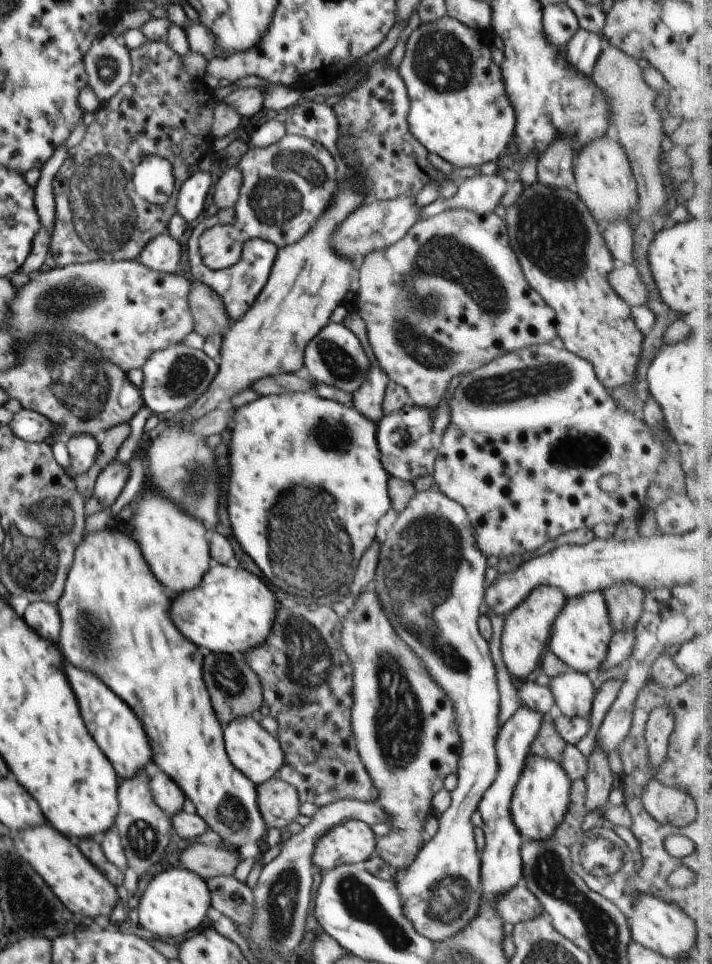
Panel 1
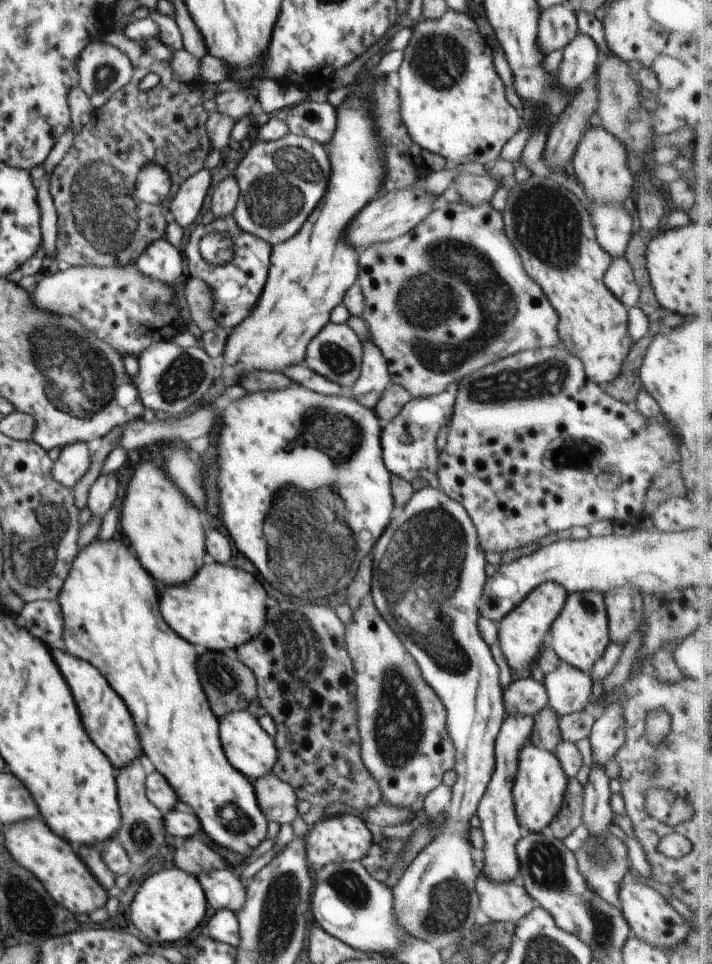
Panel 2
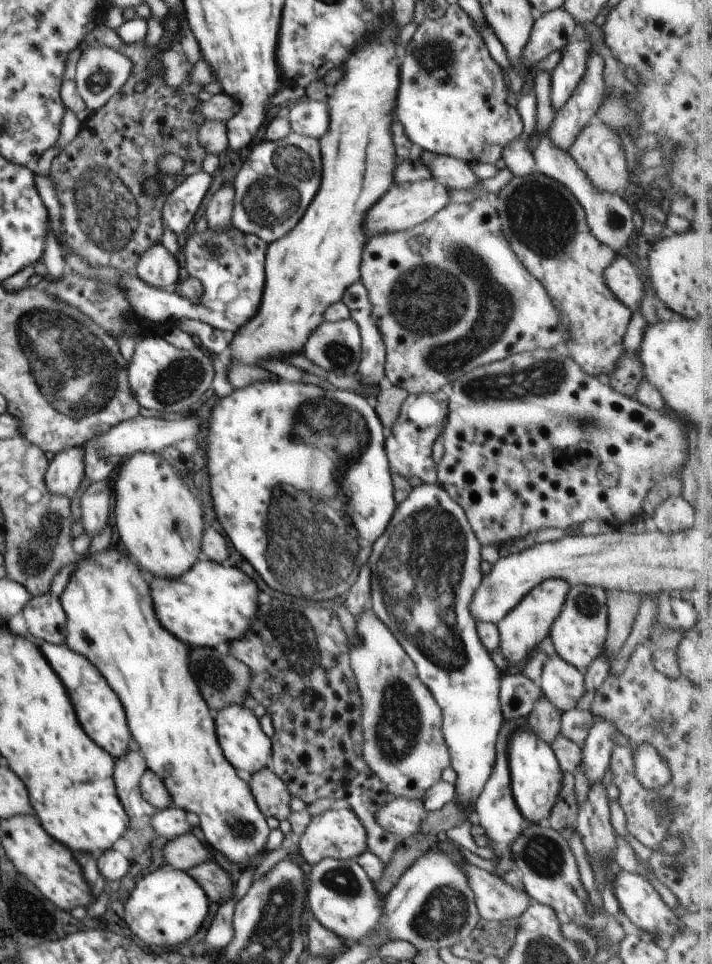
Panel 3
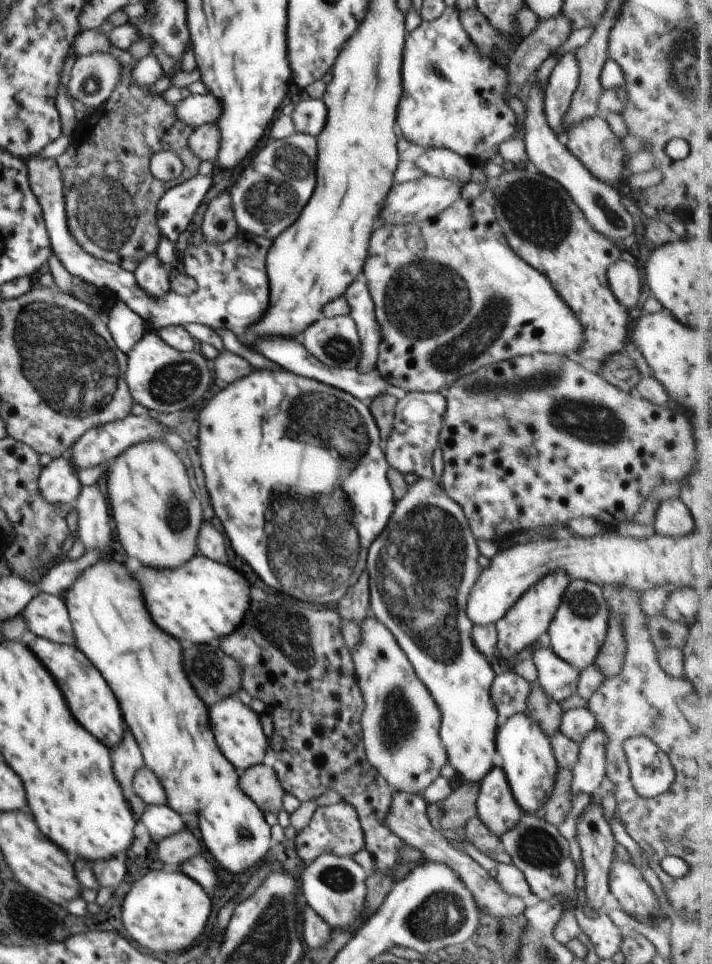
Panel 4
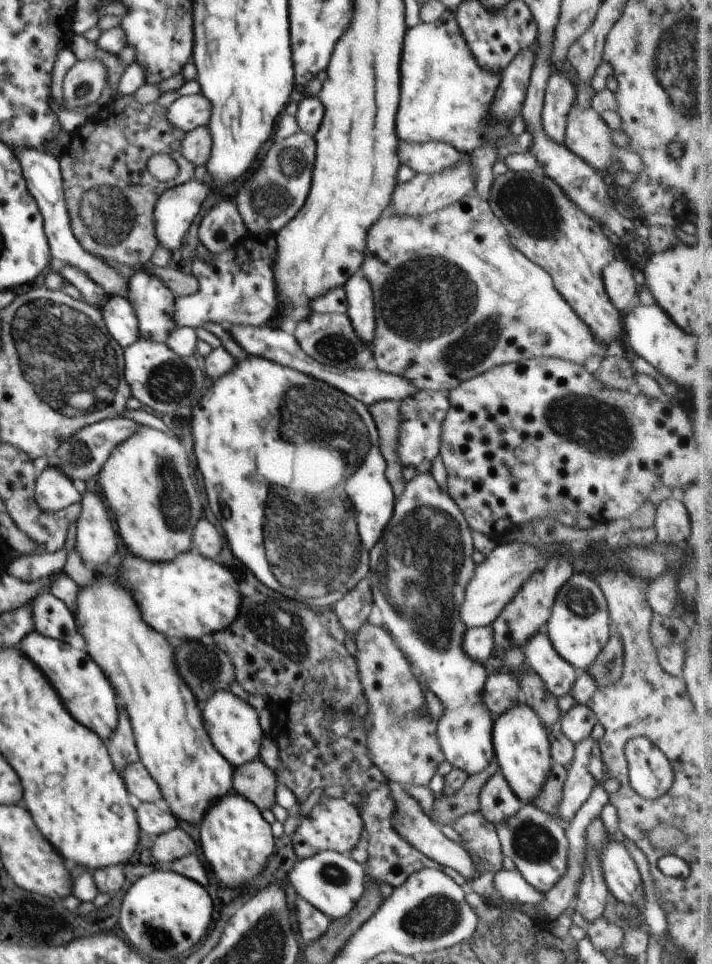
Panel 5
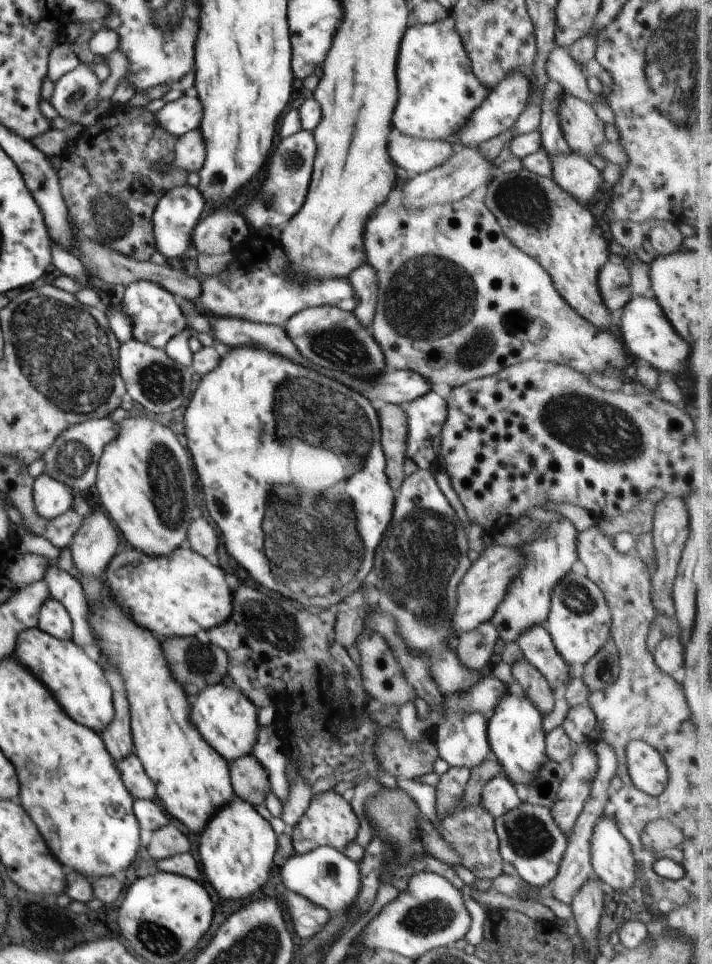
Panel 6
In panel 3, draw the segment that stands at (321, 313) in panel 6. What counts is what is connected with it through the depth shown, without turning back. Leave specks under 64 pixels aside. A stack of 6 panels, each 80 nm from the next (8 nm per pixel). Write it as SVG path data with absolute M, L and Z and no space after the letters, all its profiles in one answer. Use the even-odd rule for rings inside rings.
M351 318L339 320L338 322L328 322L325 320L314 330L304 345L306 358L310 358L310 362L318 366L318 372L333 372L339 377L357 374L361 350L359 326Z

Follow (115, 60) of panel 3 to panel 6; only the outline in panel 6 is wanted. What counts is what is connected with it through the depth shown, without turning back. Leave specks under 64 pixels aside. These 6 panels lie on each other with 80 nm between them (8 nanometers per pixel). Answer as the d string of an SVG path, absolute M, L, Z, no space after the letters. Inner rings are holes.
M80 62L55 82L50 104L72 124L87 127L94 124L98 112L86 112L86 104L97 98L100 85L92 65Z

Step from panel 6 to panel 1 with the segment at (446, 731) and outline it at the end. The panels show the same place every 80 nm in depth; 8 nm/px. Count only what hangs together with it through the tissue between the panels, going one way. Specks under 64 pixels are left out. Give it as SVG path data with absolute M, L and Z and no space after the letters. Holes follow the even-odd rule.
M428 489L427 491L417 492L408 503L408 506L397 514L397 518L393 523L391 529L387 532L386 540L381 544L379 552L379 561L377 571L375 574L375 580L372 584L372 588L379 594L379 600L382 603L383 609L386 611L386 616L390 619L394 630L398 633L398 636L408 644L408 646L418 655L430 676L439 684L439 688L443 690L446 697L450 697L453 702L455 710L455 728L459 732L461 740L461 753L458 759L458 784L455 789L451 792L451 805L446 812L443 812L438 817L439 828L432 838L427 838L427 841L422 844L422 848L419 850L419 854L416 855L414 862L407 868L406 875L402 878L401 882L398 882L397 891L400 893L403 902L403 911L406 918L412 922L417 933L424 935L429 938L434 946L439 946L440 942L445 938L455 935L459 930L465 928L465 926L477 915L479 911L479 904L481 903L481 860L478 859L477 844L474 841L474 823L470 818L472 814L476 812L479 802L482 800L483 794L491 787L491 784L496 778L499 762L497 761L497 752L495 749L495 742L497 734L499 733L498 715L499 715L499 690L496 685L496 669L494 662L490 656L490 650L488 647L489 642L482 638L478 626L478 617L483 613L482 604L484 604L486 594L486 580L484 574L486 570L486 559L487 556L481 553L481 550L477 547L476 537L473 526L471 525L470 519L466 514L466 511L456 501L450 500L441 491L434 492L434 490Z

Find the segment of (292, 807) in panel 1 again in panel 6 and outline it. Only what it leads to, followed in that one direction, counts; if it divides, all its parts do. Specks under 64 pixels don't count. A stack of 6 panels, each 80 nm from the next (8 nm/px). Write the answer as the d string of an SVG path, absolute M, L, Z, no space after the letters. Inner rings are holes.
M246 755L230 763L230 776L236 797L251 805L265 804L271 792L267 770L256 760L254 755Z

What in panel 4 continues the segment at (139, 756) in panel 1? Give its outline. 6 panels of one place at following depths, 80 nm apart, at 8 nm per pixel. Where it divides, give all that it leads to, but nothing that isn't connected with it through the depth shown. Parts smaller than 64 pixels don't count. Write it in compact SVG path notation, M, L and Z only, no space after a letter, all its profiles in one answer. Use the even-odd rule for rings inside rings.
M37 637L30 650L40 658L40 662L50 670L50 674L56 678L60 690L68 698L68 706L74 714L74 718L86 726L86 730L95 736L109 750L117 747L125 733L124 720L122 720L121 706L112 694L106 679L100 671L88 660L88 657L78 650L74 644L65 645L51 640Z

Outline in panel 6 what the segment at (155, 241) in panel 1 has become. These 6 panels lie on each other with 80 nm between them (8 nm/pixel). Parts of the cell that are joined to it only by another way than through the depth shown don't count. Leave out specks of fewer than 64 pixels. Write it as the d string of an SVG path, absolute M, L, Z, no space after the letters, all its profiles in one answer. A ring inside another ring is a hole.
M137 280L125 287L120 306L130 315L134 325L133 338L143 343L150 343L158 348L165 348L167 342L188 327L180 306L174 295L159 284L147 280Z

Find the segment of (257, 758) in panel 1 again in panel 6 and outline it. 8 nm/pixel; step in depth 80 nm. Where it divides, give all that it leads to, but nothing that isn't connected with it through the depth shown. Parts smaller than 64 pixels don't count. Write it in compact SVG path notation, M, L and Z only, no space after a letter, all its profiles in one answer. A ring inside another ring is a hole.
M223 683L207 686L191 702L191 721L196 725L200 734L218 751L229 763L237 761L246 755L252 755L257 741L259 709L248 699L244 692L226 687Z

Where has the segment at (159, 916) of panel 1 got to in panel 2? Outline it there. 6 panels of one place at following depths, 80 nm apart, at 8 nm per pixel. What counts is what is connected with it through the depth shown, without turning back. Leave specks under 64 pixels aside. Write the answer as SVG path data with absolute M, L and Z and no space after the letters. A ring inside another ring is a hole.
M173 866L152 874L141 884L130 905L130 922L135 924L153 947L166 946L167 942L172 946L178 940L185 940L198 924L202 924L208 906L205 890L197 875Z

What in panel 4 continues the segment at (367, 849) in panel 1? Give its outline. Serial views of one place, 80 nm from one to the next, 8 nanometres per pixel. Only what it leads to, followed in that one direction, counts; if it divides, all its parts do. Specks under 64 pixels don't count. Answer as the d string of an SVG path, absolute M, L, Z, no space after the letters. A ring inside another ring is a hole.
M346 801L330 806L317 807L309 824L295 838L295 847L298 856L309 865L318 856L330 853L337 857L353 857L365 846L365 836L356 809Z

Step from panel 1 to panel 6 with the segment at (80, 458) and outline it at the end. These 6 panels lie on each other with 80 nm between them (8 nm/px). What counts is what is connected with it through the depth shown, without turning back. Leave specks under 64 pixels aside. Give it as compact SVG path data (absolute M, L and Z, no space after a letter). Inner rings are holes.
M43 472L33 482L32 503L40 516L51 519L64 514L75 503L73 492L70 485Z

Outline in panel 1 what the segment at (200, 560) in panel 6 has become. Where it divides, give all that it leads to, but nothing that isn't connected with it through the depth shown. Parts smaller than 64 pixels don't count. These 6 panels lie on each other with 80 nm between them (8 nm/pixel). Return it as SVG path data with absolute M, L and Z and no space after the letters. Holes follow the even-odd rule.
M212 563L205 572L201 582L192 590L183 592L181 595L173 596L170 614L176 628L200 650L206 650L216 654L243 654L250 649L259 647L270 636L273 630L274 616L276 616L276 596L266 584L248 570L242 567L231 568L228 565Z

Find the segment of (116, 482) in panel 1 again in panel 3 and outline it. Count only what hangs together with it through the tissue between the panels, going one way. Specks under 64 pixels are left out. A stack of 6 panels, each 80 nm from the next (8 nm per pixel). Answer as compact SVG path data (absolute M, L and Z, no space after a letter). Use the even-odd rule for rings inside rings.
M108 480L92 482L86 488L84 495L81 498L81 521L83 522L84 533L88 533L91 538L108 525L108 518L110 518L110 500L114 495L112 492L112 482Z

